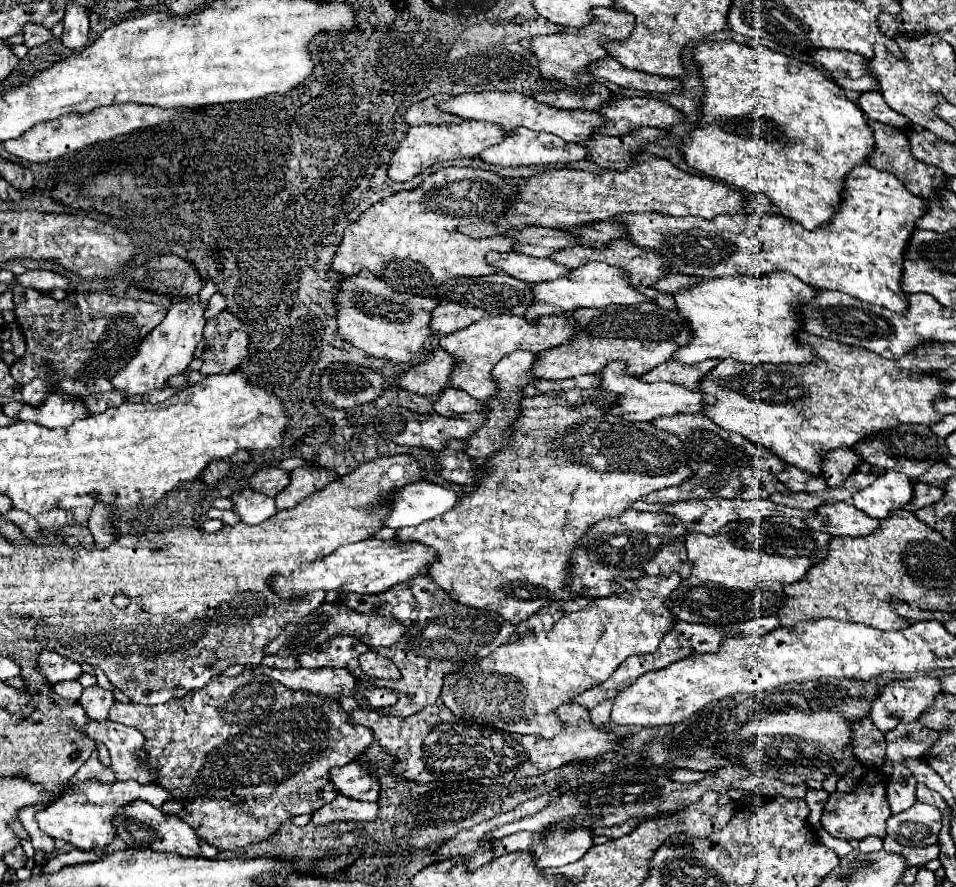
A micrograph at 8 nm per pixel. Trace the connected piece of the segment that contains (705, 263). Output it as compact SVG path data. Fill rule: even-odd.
M861 164L861 166L855 166L851 172L849 172L849 178L847 178L847 188L845 188L845 194L843 194L843 202L841 202L841 208L839 212L829 220L825 222L823 226L819 226L817 230L805 230L799 222L793 222L789 218L783 218L783 216L777 216L777 214L733 214L733 216L715 216L713 220L705 220L705 218L699 218L699 216L661 216L661 214L623 214L621 216L621 222L627 224L627 230L629 230L629 236L631 240L635 240L639 246L649 246L653 250L659 250L671 264L673 264L673 270L681 272L681 274L689 274L689 276L699 276L699 278L725 278L725 276L737 276L737 274L743 274L743 276L765 276L765 274L771 274L771 272L791 272L795 274L799 280L803 280L805 284L813 286L813 288L821 288L821 290L839 290L839 292L845 292L853 298L859 298L863 302L869 302L869 304L877 304L877 306L885 306L893 312L903 312L907 310L907 294L901 290L901 274L903 274L903 262L905 262L905 250L907 250L907 244L909 244L909 238L913 236L913 230L915 230L915 222L921 220L925 214L927 214L927 202L915 194L911 194L903 182L899 182L897 178L893 178L893 174L889 172L883 172L883 170L877 170L873 166L867 166L867 164Z

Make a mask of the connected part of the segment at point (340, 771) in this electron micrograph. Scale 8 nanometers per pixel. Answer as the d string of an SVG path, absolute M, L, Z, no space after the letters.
M355 760L341 768L331 768L329 774L339 794L357 798L357 800L365 800L365 802L377 802L379 782L377 782L377 776L367 772L367 762Z

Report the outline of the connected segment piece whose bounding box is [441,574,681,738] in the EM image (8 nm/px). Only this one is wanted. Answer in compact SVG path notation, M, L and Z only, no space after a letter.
M679 574L621 584L627 588L623 594L597 598L591 608L563 616L553 630L503 644L473 668L449 674L441 690L443 704L455 716L479 726L541 738L559 734L565 724L557 722L557 714L553 714L557 706L603 684L625 658L657 650L665 632L675 626L665 602L675 586L681 584Z

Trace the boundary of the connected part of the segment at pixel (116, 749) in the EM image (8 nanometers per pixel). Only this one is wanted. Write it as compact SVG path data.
M93 720L87 722L89 738L103 742L111 754L111 770L119 780L135 780L139 784L157 784L157 768L149 766L145 752L145 738L137 728L103 722L97 724Z

